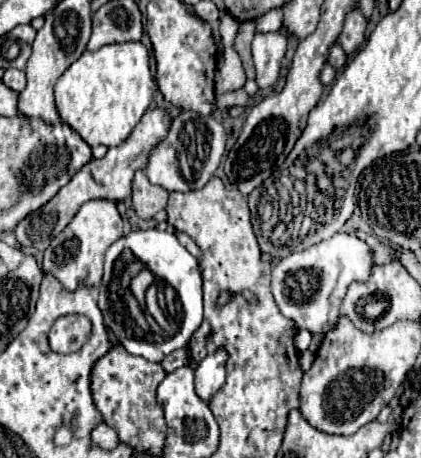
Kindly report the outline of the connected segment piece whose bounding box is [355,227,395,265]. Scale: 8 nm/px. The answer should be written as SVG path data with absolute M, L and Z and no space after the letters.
M355 229L355 235L365 239L365 243L369 243L369 249L373 251L373 263L375 265L383 265L383 263L389 263L391 259L395 259L395 255L381 243L381 239L377 239L375 235L367 235L367 231L361 229Z

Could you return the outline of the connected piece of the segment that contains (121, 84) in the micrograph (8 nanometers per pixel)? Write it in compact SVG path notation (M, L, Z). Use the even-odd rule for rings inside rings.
M141 43L105 45L83 55L57 79L55 101L61 119L75 129L91 147L121 145L149 109L154 77L149 71L149 53Z

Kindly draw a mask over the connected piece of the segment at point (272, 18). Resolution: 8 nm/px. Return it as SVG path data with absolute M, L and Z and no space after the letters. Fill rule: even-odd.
M271 9L257 19L253 19L257 33L269 33L269 31L281 31L283 29L283 13L279 9Z

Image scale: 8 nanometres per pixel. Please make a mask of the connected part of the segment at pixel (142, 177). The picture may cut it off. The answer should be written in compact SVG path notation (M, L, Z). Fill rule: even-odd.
M137 171L132 181L132 208L141 219L155 217L167 205L167 191L159 185L149 183L145 171Z

